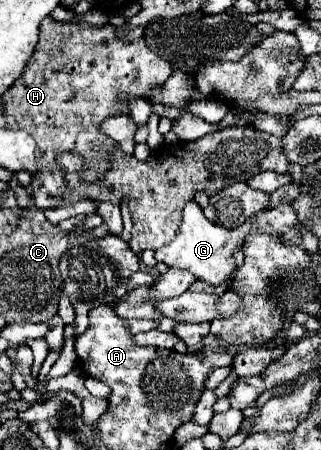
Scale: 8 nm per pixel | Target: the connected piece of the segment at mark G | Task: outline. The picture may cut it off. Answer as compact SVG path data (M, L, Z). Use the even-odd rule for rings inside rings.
M189 199L189 203L185 203L183 207L183 221L177 231L177 237L171 243L157 249L155 259L175 269L187 269L197 279L207 281L211 285L219 285L223 281L231 283L235 277L235 261L231 259L231 255L241 249L247 233L249 233L249 221L243 227L229 231L221 225L207 221L201 207L195 203L195 199Z

